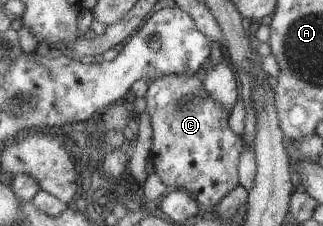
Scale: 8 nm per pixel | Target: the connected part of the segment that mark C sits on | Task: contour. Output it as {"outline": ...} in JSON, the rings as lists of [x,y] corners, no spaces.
{"outline":[[[169,74],[152,80],[144,99],[152,130],[149,159],[152,161],[154,172],[163,184],[186,190],[198,204],[211,209],[238,185],[237,160],[243,150],[243,140],[227,125],[230,113],[223,110],[211,96],[207,96],[207,92],[203,90],[203,82],[197,74]]]}

